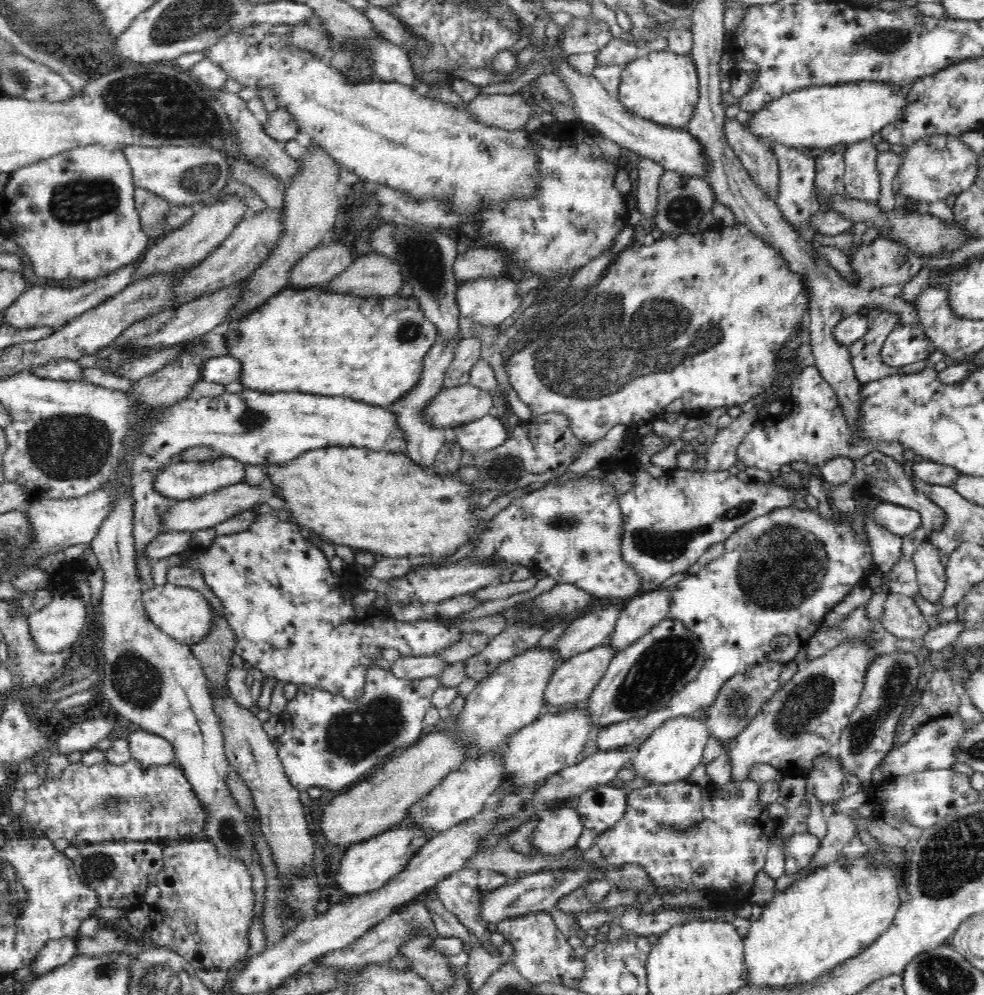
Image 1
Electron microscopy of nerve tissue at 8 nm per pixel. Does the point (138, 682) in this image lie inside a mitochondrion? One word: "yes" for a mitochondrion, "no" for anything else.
yes

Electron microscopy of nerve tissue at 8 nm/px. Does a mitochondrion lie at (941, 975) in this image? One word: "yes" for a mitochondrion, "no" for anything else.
yes

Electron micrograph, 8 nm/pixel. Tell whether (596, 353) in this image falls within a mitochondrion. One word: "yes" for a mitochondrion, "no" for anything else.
yes

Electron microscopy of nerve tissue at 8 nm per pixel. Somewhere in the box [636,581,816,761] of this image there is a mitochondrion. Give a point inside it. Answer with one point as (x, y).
(737, 706)

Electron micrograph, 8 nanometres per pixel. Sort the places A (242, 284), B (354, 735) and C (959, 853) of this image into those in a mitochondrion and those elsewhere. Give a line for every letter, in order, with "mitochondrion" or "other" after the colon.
A: other
B: mitochondrion
C: mitochondrion

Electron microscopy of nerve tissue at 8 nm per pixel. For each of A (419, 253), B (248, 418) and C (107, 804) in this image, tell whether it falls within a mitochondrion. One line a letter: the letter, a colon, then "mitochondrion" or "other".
A: mitochondrion
B: mitochondrion
C: mitochondrion

